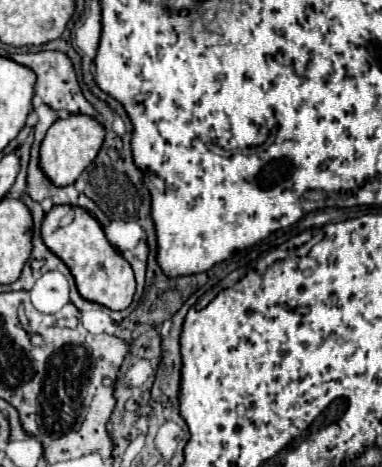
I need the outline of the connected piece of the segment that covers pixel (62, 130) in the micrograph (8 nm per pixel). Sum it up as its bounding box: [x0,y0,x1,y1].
[40,116,106,186]

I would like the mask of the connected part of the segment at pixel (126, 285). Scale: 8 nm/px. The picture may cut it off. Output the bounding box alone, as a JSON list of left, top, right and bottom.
[42,204,136,310]

